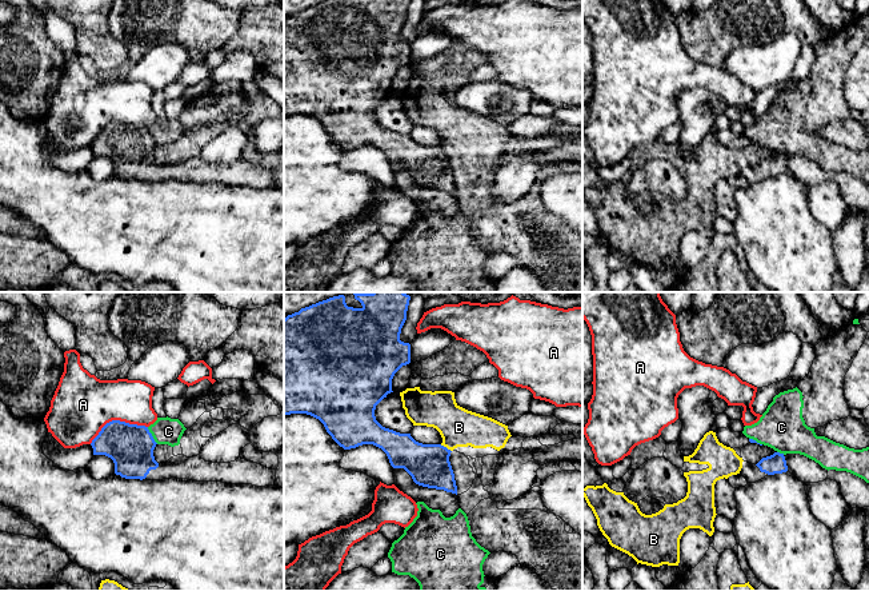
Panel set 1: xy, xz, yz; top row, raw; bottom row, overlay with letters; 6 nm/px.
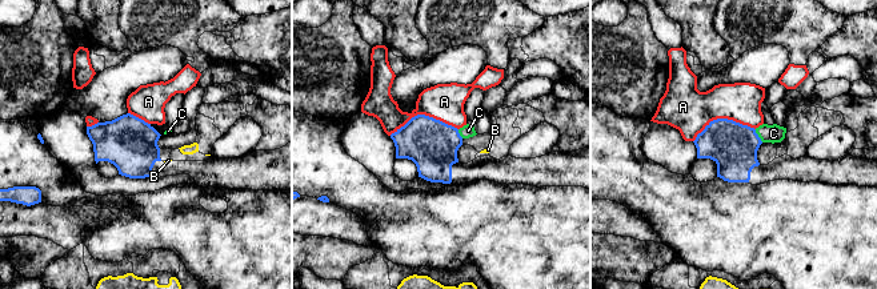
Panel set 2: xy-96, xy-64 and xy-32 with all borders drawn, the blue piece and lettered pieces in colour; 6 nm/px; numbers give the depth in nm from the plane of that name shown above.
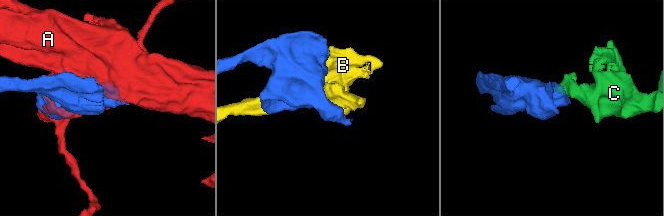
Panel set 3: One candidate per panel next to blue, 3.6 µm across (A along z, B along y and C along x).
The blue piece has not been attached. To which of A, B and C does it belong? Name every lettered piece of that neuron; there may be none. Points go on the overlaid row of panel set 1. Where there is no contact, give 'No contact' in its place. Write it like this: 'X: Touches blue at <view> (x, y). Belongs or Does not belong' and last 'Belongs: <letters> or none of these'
A: Touches blue at xy (116, 420). Does not belong
B: Touches blue at xz (445, 447). Does not belong
C: Touches blue at xy (151, 435). Does not belong
Belongs: none of these

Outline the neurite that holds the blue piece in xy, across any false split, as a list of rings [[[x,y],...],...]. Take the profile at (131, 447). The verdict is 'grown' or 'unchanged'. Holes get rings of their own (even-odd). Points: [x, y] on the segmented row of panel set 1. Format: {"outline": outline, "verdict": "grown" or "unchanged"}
{"outline": [[[120,420],[107,423],[99,435],[92,440],[93,455],[105,455],[115,463],[115,474],[125,479],[188,479],[196,482],[223,482],[227,484],[252,484],[256,487],[273,486],[276,482],[276,470],[269,470],[261,464],[245,459],[236,459],[231,463],[205,462],[197,456],[187,458],[183,454],[171,458],[165,463],[157,463],[153,456],[156,442],[148,427],[129,424]]], "verdict": "grown"}

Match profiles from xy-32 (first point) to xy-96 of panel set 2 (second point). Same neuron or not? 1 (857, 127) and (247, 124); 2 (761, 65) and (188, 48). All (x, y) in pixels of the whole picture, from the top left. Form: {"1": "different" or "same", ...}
{"1": "different", "2": "different"}

